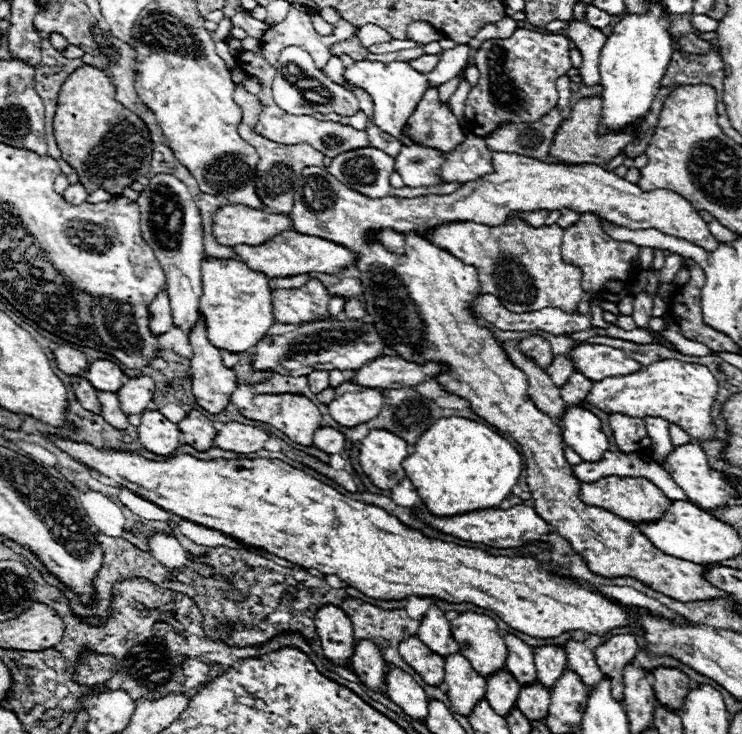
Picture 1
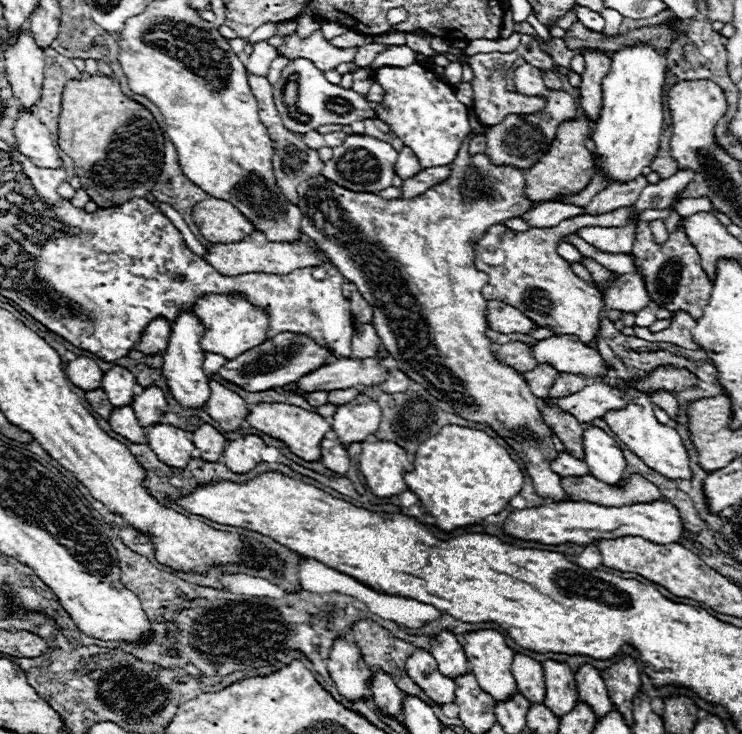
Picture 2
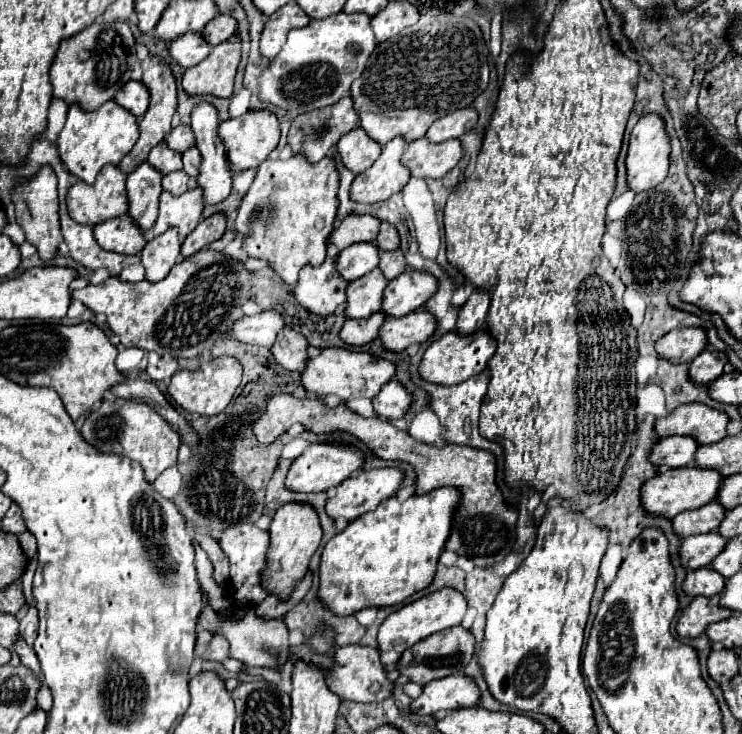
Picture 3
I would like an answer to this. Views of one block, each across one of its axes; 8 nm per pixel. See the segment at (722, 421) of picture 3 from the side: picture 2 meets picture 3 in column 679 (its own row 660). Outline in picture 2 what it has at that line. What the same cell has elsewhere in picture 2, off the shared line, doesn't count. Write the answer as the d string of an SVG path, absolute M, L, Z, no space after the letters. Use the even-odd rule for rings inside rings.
M414 650L414 654L406 660L406 672L436 704L454 702L456 684L438 672L436 660L426 650Z

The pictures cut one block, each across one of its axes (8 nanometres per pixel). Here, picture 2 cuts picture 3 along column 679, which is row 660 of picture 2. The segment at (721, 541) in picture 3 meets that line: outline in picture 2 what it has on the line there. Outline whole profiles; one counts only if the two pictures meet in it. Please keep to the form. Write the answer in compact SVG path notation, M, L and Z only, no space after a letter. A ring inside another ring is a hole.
M546 660L542 662L544 680L546 680L546 700L544 704L554 712L554 716L562 718L566 712L572 712L578 704L578 690L574 672L564 662Z

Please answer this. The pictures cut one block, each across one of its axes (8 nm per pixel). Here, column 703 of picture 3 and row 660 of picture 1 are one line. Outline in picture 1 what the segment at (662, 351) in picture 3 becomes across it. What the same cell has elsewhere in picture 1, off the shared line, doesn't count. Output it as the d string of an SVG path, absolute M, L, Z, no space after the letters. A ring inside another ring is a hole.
M326 604L318 610L316 618L316 632L320 636L324 656L334 666L350 666L350 660L354 656L356 638L354 638L354 626L350 618L336 606Z

